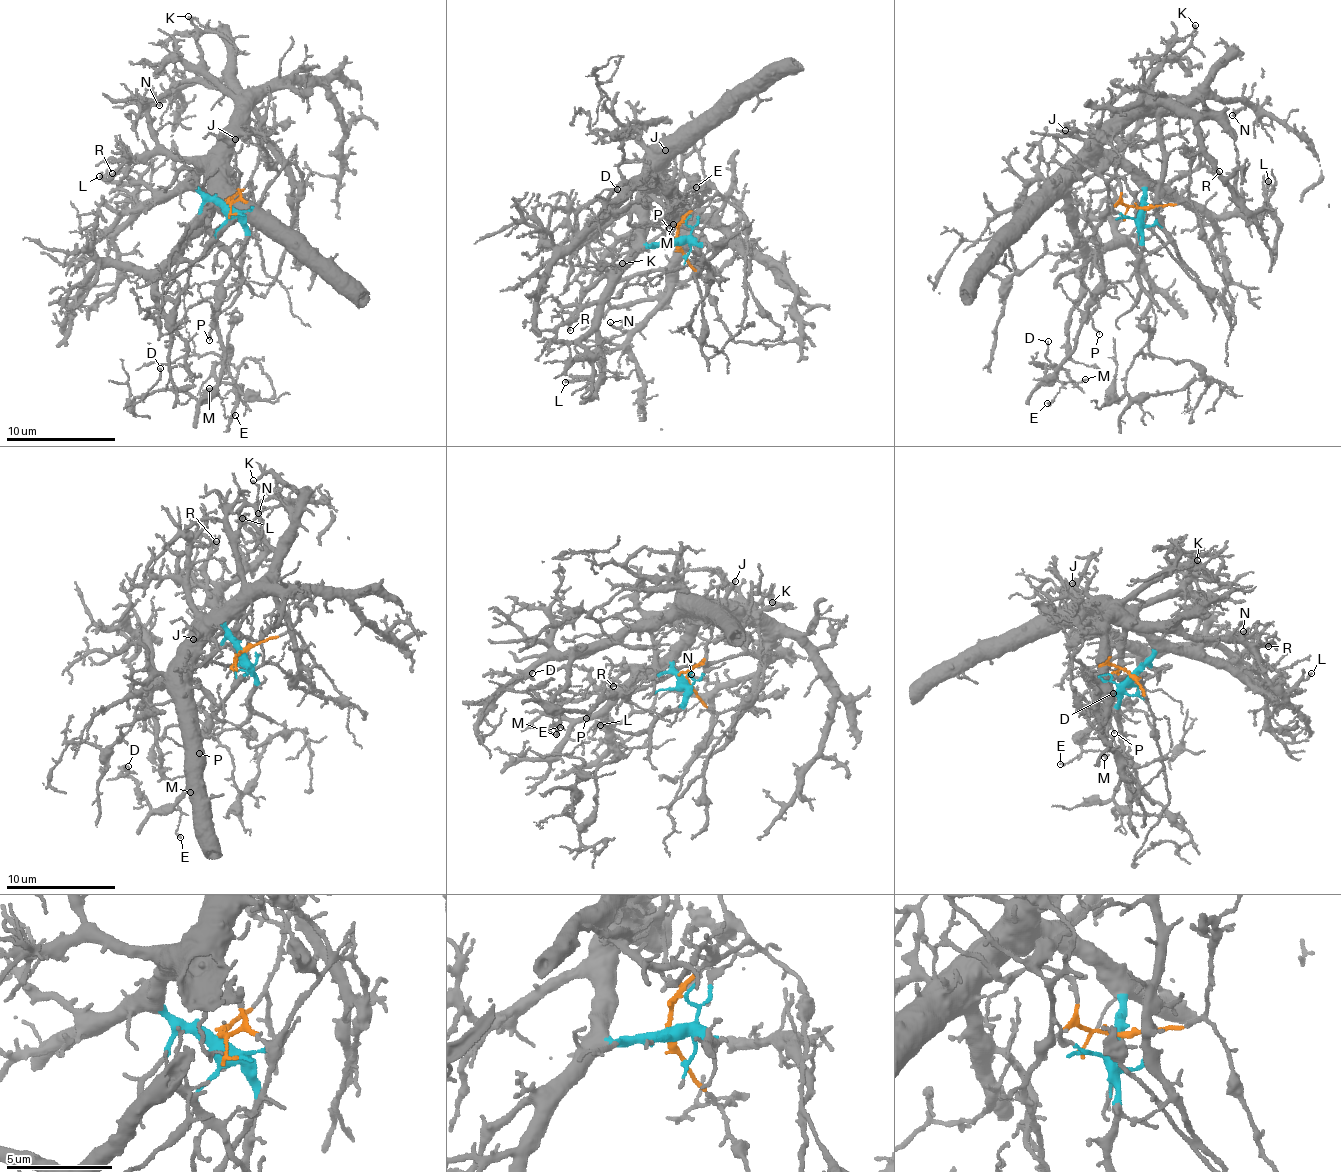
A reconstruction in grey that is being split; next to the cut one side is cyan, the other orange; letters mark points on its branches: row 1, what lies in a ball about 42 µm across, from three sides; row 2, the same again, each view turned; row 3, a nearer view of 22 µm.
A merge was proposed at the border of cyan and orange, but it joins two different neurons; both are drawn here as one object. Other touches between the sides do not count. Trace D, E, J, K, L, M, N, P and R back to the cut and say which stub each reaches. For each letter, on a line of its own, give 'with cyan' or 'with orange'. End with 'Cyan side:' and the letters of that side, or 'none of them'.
D: with orange
E: with orange
J: with cyan
K: with cyan
L: with cyan
M: with orange
N: with cyan
P: with orange
R: with cyan
Cyan side: J, K, L, N, R

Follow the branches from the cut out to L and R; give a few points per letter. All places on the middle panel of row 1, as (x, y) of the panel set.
L: (678, 243), (653, 242), (642, 249), (616, 282), (597, 327), (598, 377), (573, 377), (564, 381)
R: (678, 243), (656, 243), (631, 249), (584, 295), (568, 328), (571, 330)

